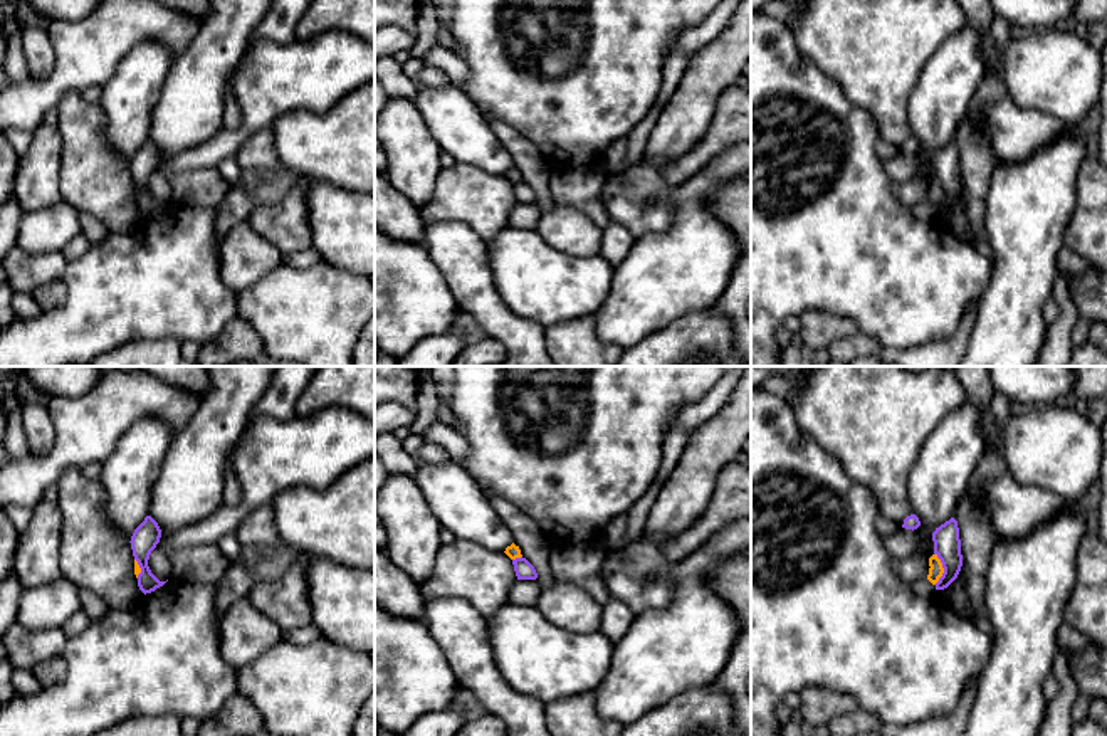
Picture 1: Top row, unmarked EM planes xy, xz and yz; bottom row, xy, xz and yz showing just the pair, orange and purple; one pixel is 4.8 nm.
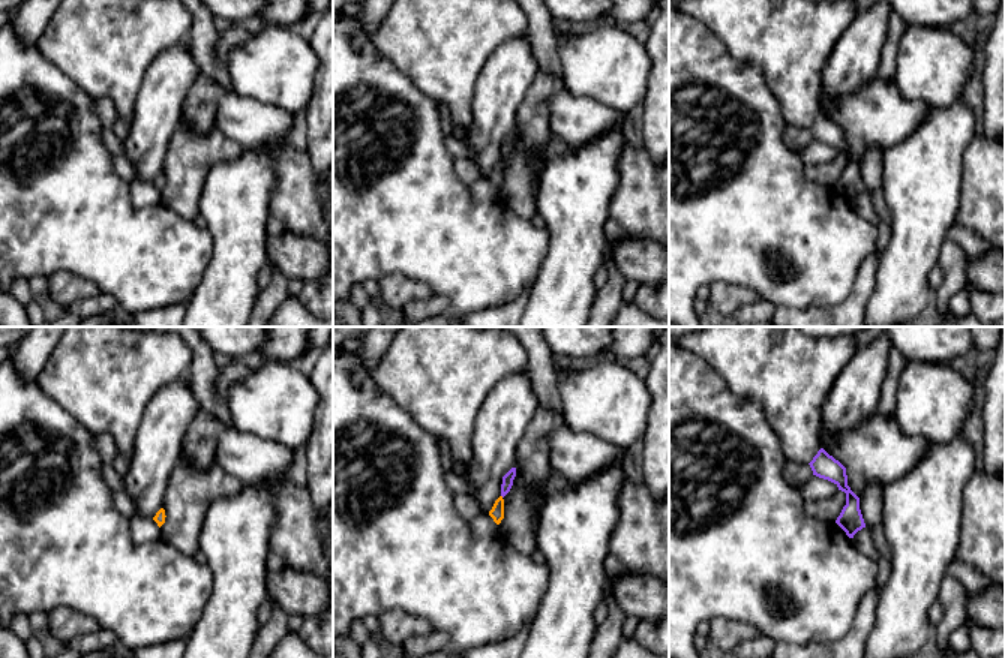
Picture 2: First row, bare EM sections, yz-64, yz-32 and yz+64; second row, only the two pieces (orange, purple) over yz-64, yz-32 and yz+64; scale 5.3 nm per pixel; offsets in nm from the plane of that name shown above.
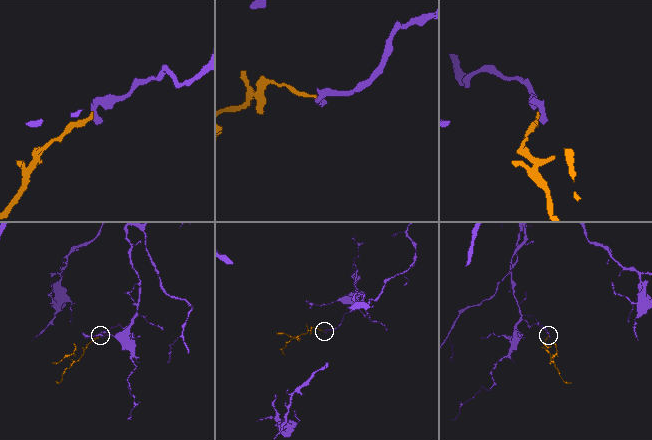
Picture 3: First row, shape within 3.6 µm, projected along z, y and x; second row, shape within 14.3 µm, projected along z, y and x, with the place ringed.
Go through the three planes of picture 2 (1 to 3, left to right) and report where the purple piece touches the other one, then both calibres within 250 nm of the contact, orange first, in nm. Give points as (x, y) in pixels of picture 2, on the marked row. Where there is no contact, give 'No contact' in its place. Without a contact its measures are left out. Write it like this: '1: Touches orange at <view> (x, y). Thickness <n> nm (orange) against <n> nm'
1: No contact
2: No contact
3: No contact

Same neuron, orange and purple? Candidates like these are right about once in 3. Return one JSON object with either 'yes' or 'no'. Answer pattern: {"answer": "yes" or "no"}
{"answer": "no"}

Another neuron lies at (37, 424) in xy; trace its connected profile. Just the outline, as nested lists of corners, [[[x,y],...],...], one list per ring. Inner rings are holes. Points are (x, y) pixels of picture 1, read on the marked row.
[[[27,403],[22,413],[22,425],[27,434],[30,455],[45,455],[52,450],[55,428],[45,403]]]

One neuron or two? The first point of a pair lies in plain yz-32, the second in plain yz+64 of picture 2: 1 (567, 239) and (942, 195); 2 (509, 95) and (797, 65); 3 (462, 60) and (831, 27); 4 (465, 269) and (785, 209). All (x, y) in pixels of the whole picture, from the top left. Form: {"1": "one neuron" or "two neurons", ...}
{"1": "one neuron", "2": "two neurons", "3": "one neuron", "4": "one neuron"}

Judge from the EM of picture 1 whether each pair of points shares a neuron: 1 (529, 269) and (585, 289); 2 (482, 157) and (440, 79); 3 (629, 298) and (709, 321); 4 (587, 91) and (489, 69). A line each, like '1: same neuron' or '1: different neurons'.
1: same neuron
2: different neurons
3: different neurons
4: same neuron

